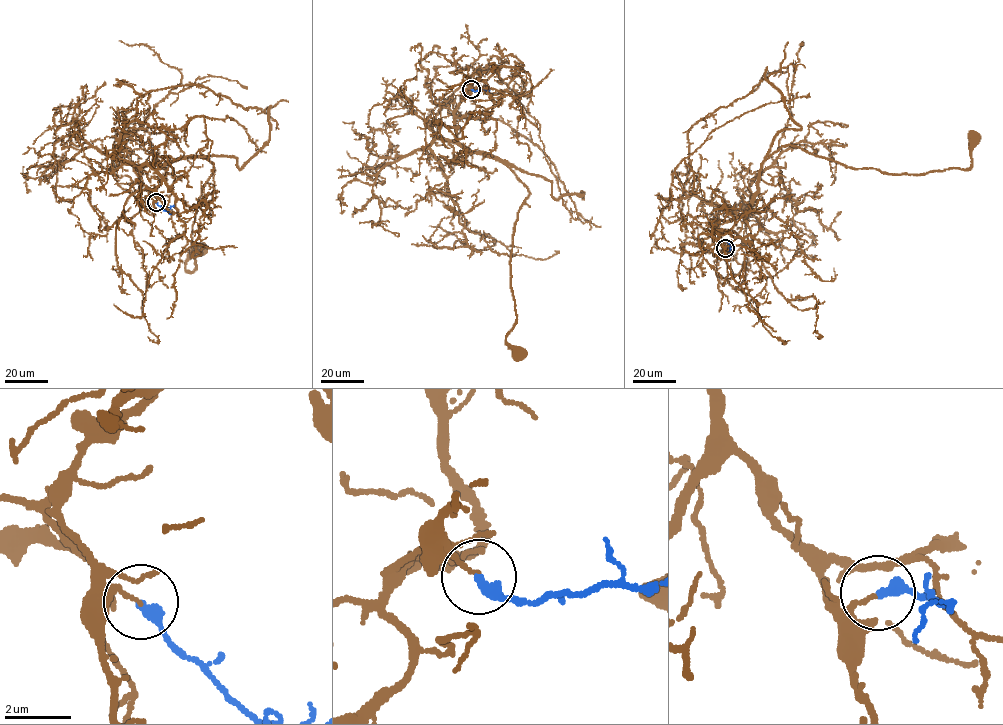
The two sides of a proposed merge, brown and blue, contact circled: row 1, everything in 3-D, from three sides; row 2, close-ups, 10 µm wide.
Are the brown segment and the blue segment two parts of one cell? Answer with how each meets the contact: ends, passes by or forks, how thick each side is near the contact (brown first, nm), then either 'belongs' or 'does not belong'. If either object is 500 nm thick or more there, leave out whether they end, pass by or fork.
brown ends | blue ends | 90/360 nm | does not belong

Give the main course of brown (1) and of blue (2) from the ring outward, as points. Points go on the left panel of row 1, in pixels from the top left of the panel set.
1: (156, 203), (161, 178), (140, 166), (192, 155), (212, 164), (191, 235), (195, 270), (185, 270), (196, 251)
2: (156, 202), (167, 211), (174, 205)

